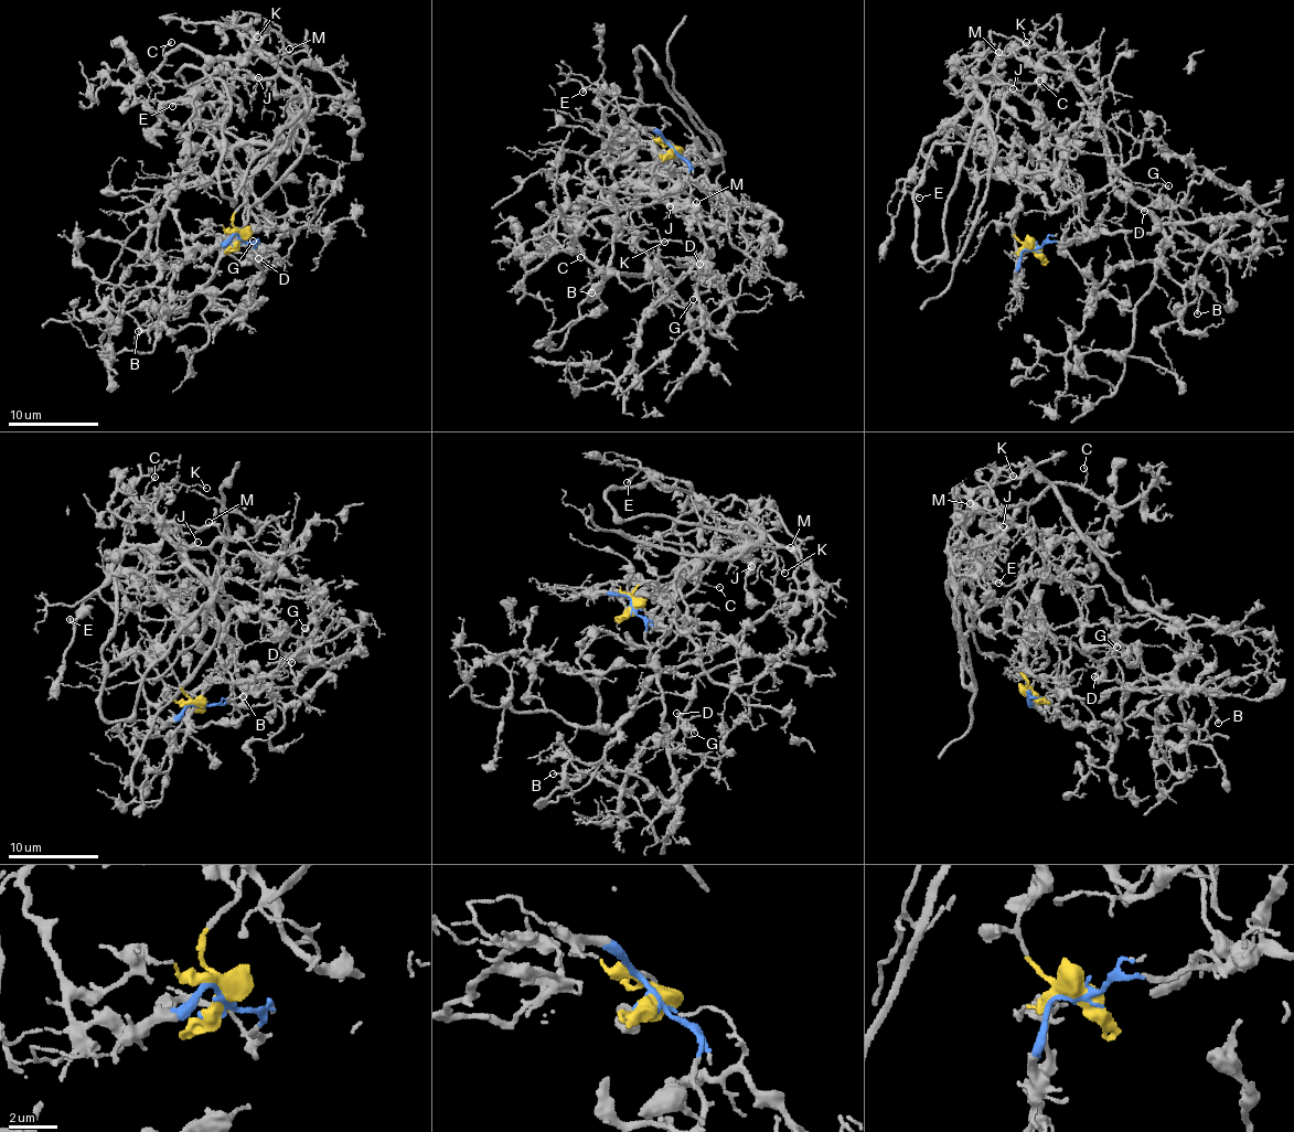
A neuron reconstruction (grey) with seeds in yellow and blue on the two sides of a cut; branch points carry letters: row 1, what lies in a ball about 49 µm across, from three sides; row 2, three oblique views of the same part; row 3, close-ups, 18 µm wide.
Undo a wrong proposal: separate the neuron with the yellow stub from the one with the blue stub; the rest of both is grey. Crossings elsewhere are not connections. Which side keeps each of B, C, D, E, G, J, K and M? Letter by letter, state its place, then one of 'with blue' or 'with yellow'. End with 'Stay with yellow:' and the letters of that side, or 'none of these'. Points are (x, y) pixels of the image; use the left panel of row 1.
B: place (138, 331); with blue
C: place (171, 42); with yellow
D: place (258, 258); with blue
E: place (172, 106); with yellow
G: place (253, 241); with blue
J: place (258, 77); with yellow
K: place (257, 36); with yellow
M: place (289, 49); with yellow
Stay with yellow: C, E, J, K, M

